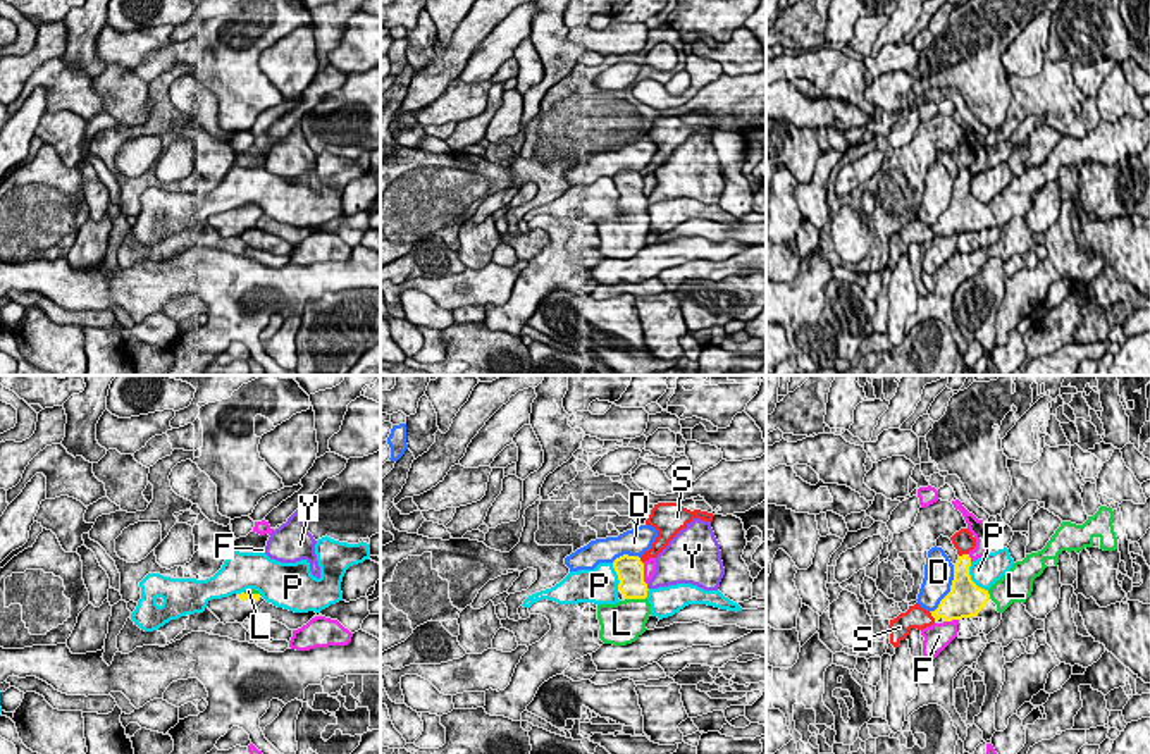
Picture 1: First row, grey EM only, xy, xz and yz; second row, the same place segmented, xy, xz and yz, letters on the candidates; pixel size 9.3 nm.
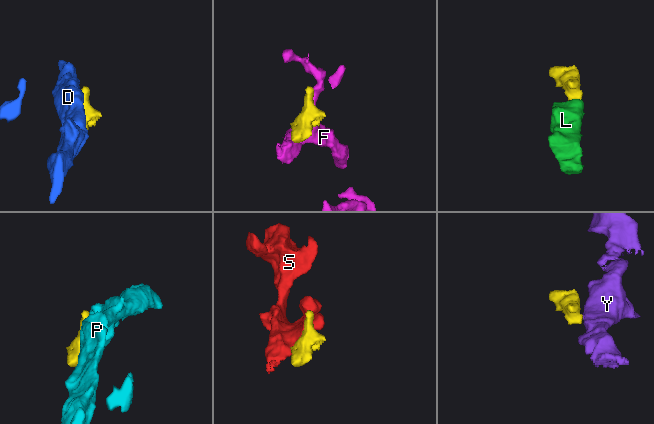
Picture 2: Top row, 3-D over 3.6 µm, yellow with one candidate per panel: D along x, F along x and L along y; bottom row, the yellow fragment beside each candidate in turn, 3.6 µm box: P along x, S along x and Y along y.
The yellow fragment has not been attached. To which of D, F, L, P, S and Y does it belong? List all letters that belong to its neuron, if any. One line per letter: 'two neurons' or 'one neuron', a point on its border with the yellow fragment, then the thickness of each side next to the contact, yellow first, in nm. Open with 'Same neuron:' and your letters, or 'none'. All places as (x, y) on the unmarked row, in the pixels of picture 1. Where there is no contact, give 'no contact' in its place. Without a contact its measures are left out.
Same neuron: L
D: two neurons; meets yellow in yz at (951, 203); 320 nm thick on the yellow side, 280 nm on the other
F: two neurons; meets yellow in xz at (643, 188); 260 nm thick on the yellow side, 130 nm on the other
L: one neuron; meets yellow in xz at (636, 212); 260 nm thick on the yellow side, 380 nm on the other
P: two neurons; meets yellow in yz at (970, 193); 320 nm thick on the yellow side, 280 nm on the other
S: two neurons; meets yellow in yz at (963, 169); 160 nm thick on the yellow side, 200 nm on the other
Y: two neurons; meets yellow in xz at (646, 202); 260 nm thick on the yellow side, 220 nm on the other

